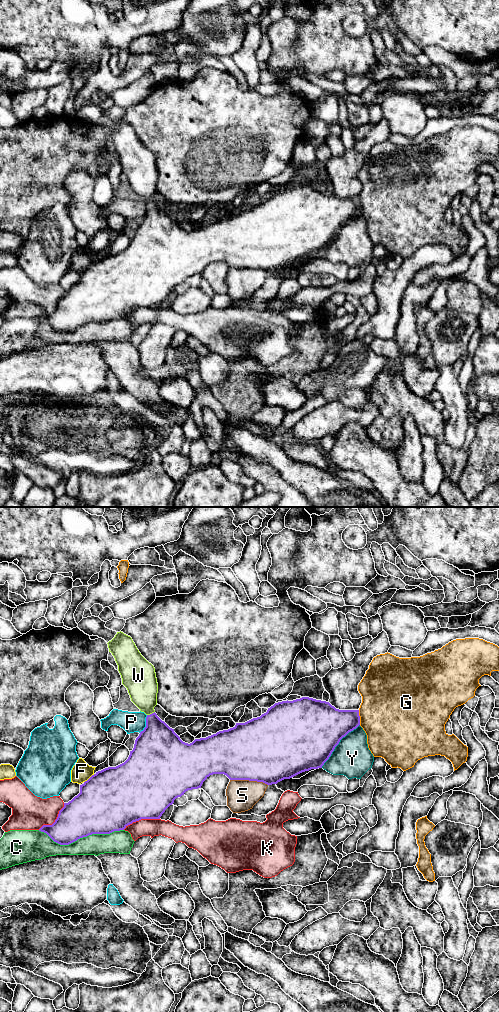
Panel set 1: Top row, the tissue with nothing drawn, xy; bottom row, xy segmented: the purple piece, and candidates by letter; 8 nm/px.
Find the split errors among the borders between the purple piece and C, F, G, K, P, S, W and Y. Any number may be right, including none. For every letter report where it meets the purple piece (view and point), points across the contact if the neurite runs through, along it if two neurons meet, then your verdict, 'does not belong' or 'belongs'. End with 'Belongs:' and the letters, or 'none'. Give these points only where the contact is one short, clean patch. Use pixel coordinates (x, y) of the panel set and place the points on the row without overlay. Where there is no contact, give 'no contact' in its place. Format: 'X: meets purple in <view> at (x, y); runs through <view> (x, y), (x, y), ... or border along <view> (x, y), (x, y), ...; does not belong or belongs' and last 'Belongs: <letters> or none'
C: meets purple in xy at (80, 325); does not belong
F: meets purple in xy at (90, 265); does not belong
G: meets purple in xy at (359, 205); does not belong
K: meets purple in xy at (141, 306); does not belong
P: meets purple in xy at (146, 212); border along xy (147, 203), (145, 215), (139, 220); does not belong
S: meets purple in xy at (249, 268); does not belong
W: meets purple in xy at (150, 202); runs through xy (158, 232), (157, 220), (150, 202), (142, 174); belongs
Y: meets purple in xy at (338, 231); does not belong
Belongs: W

